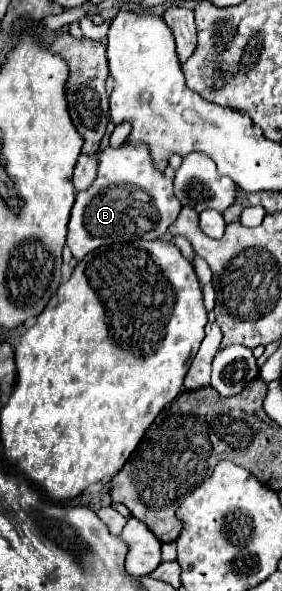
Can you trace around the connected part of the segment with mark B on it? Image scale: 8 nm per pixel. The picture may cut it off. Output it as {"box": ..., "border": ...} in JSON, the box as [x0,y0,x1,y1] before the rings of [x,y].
{"box":[67,143,181,259],"border":[[[123,143],[119,147],[105,145],[99,153],[97,177],[91,183],[91,189],[77,193],[67,245],[75,259],[83,259],[87,253],[123,241],[153,241],[159,239],[169,225],[177,219],[181,211],[181,201],[173,193],[173,179],[167,179],[151,161],[151,153],[143,143]]]}

